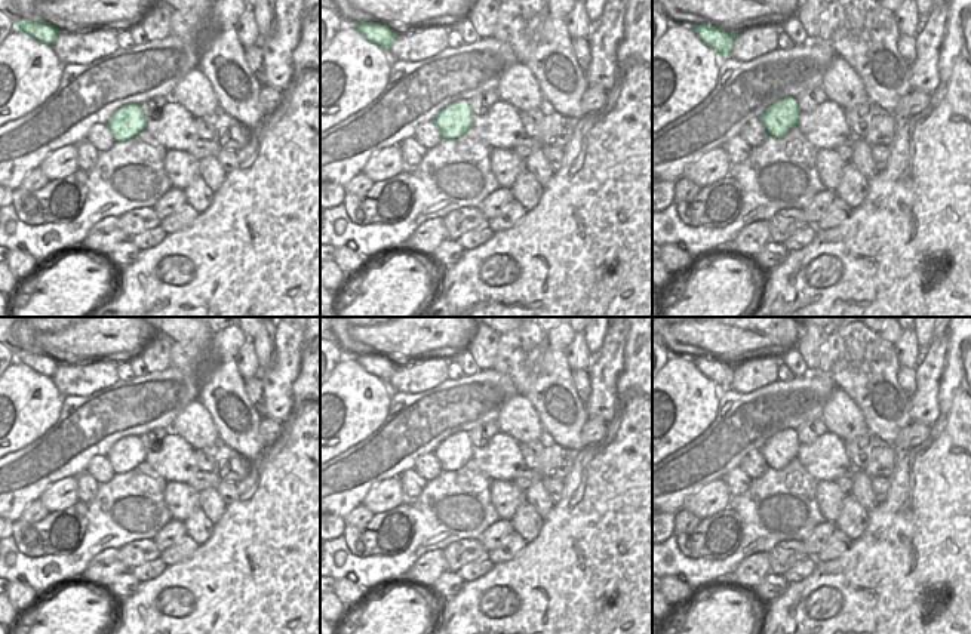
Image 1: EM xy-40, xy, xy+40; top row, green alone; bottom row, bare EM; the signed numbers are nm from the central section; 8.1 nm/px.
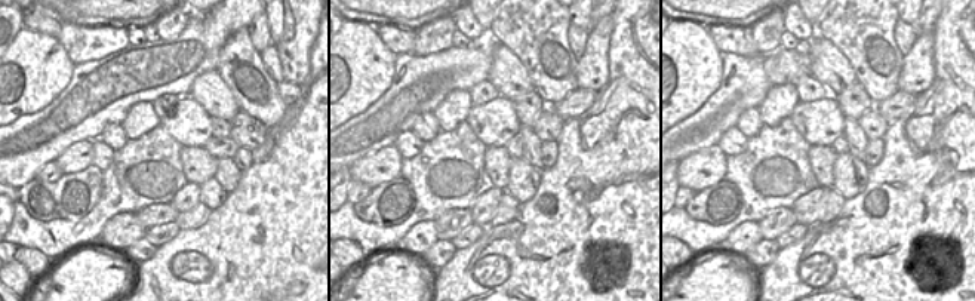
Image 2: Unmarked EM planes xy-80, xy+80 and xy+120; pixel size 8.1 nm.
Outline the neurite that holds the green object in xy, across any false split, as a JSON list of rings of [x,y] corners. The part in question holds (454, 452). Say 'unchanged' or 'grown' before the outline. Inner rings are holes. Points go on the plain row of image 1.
unchanged | [[[460,431],[445,438],[434,450],[442,471],[463,468],[471,459],[473,444],[467,431]]]

